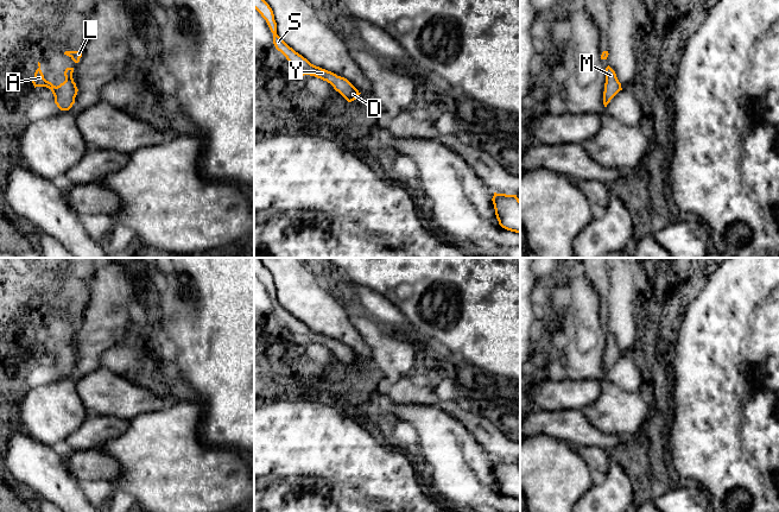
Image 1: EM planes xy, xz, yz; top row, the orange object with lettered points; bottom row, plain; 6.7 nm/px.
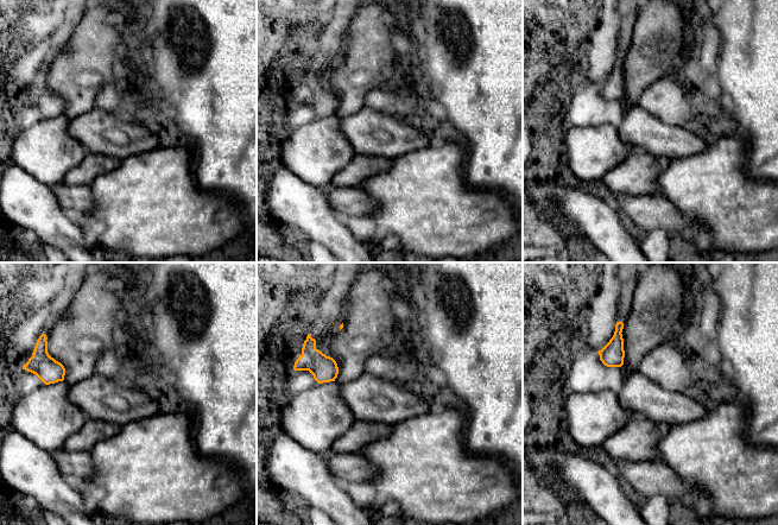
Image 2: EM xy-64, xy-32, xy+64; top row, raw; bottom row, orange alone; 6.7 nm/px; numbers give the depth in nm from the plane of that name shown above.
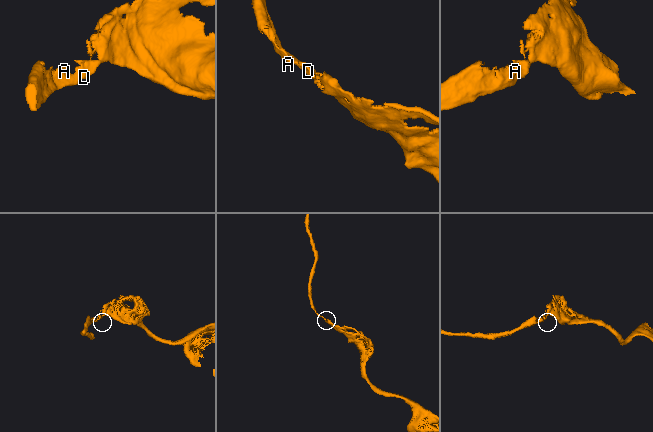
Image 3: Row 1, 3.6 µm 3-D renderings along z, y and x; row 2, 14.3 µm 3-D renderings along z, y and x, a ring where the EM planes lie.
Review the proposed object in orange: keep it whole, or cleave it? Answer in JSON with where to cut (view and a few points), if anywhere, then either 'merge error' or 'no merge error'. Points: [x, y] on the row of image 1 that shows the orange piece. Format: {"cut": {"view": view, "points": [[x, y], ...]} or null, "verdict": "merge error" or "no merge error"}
{"cut": null, "verdict": "no merge error"}

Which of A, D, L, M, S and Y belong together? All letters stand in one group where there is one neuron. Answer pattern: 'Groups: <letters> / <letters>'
Groups: A D L M S Y

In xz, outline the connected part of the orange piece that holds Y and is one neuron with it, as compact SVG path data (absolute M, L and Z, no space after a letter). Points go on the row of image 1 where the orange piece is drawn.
M254 0L254 8L266 20L271 32L273 33L273 44L280 51L291 65L291 72L300 77L304 75L315 76L330 83L348 102L352 102L361 94L347 78L311 64L306 58L290 48L278 34L277 23L270 5L265 0Z

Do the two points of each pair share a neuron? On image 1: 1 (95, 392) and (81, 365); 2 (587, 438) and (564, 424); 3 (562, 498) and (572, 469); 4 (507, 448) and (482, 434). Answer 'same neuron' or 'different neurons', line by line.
1: different neurons
2: same neuron
3: same neuron
4: same neuron

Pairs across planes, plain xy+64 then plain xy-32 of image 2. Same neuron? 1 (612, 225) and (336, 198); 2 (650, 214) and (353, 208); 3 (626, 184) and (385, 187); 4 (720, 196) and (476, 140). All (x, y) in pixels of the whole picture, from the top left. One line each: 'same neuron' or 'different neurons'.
1: different neurons
2: same neuron
3: different neurons
4: different neurons

